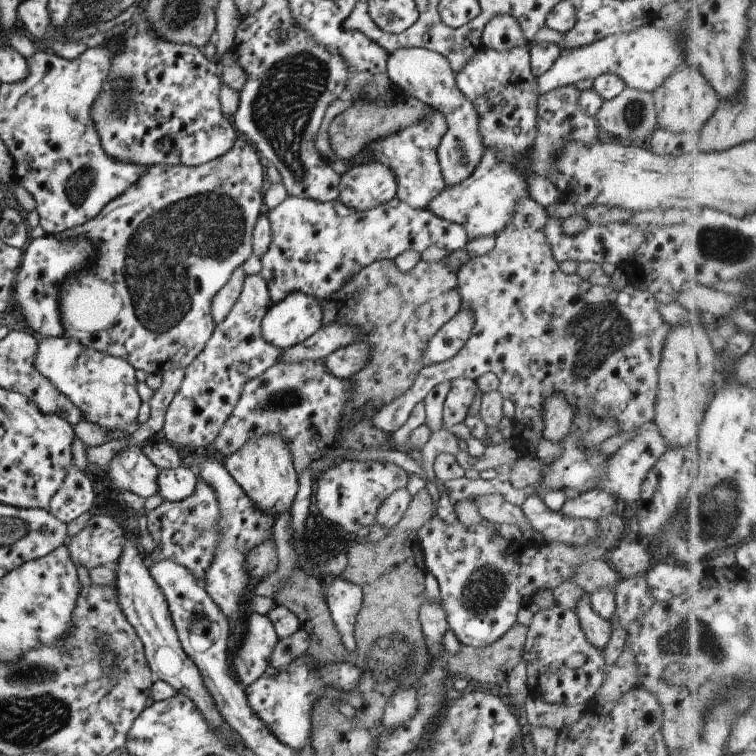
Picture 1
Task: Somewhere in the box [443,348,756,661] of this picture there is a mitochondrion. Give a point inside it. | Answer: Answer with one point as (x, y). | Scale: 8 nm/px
(722, 503)

